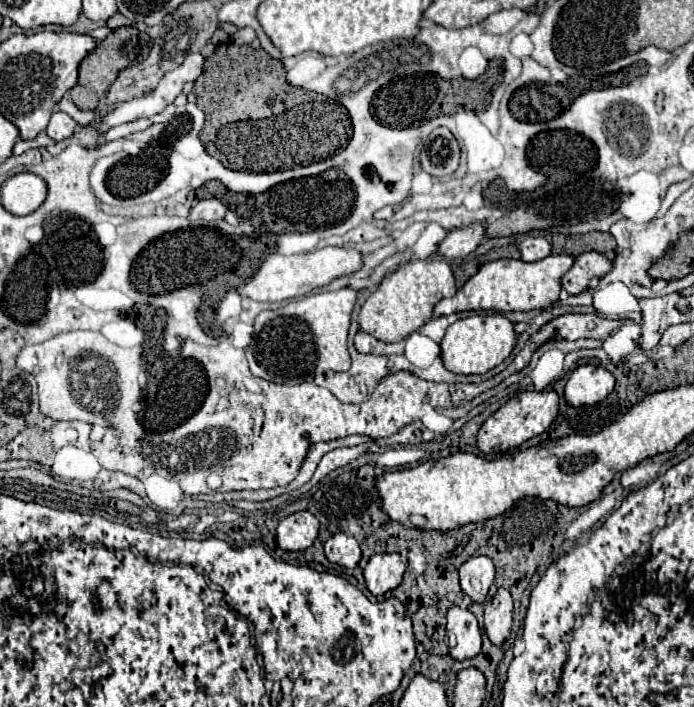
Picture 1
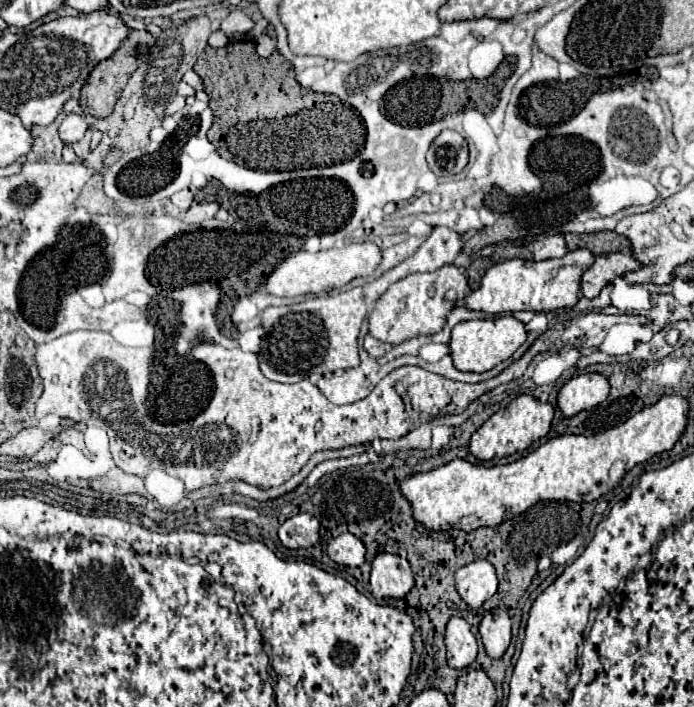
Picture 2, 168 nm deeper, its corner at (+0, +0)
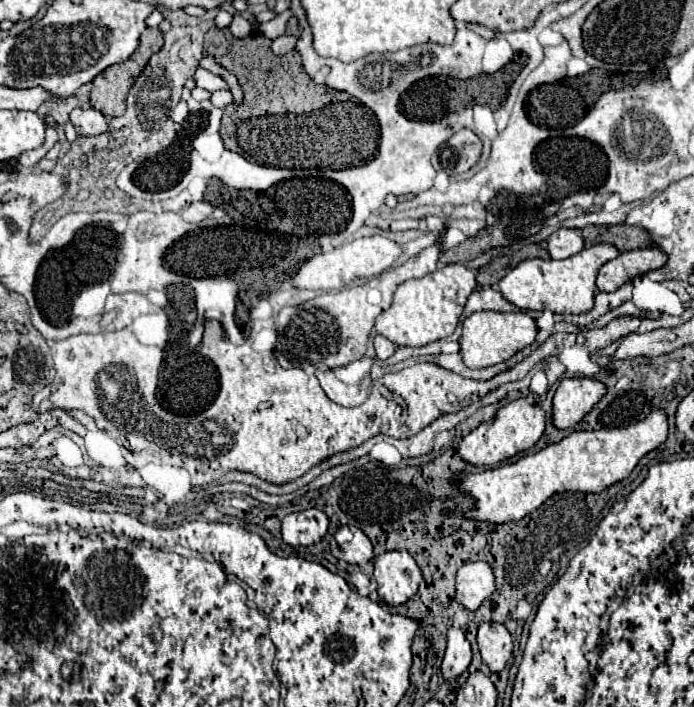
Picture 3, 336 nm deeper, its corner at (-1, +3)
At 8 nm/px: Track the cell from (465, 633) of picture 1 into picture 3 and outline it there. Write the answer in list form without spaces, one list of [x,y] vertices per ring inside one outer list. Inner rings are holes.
[[[449,628],[447,632],[447,652],[441,664],[441,674],[445,682],[457,680],[471,664],[471,644],[459,628]]]

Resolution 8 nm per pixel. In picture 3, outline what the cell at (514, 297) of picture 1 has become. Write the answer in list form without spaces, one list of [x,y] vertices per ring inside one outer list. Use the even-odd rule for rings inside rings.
[[[597,244],[581,250],[579,254],[565,260],[525,260],[513,268],[503,280],[499,280],[499,290],[503,296],[519,306],[521,310],[551,310],[555,314],[583,314],[593,308],[595,300],[595,280],[603,264],[617,258],[619,250],[613,244]]]

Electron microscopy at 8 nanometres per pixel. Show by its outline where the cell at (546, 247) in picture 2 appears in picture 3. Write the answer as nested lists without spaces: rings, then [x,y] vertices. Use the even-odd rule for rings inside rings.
[[[559,228],[555,234],[551,234],[551,238],[547,240],[547,250],[551,254],[551,258],[569,258],[577,252],[581,252],[585,248],[583,244],[583,236],[579,230],[571,230],[571,228]]]

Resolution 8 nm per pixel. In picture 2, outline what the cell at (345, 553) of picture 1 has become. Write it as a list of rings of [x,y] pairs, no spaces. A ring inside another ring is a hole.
[[[350,532],[342,533],[328,543],[328,557],[338,565],[360,567],[364,563],[364,553],[364,543]]]

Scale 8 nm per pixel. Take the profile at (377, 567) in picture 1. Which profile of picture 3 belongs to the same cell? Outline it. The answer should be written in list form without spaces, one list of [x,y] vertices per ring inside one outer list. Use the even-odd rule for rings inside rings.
[[[393,550],[375,560],[375,580],[379,598],[387,606],[399,606],[417,592],[423,576],[409,552]]]

